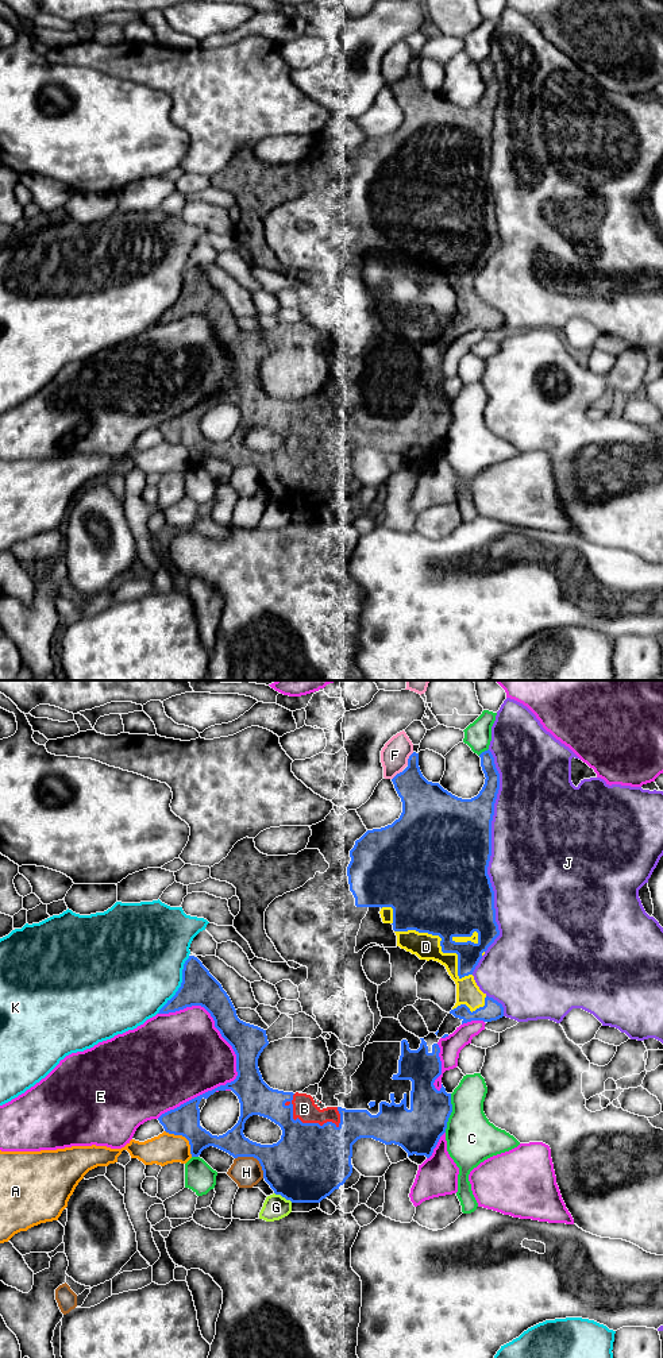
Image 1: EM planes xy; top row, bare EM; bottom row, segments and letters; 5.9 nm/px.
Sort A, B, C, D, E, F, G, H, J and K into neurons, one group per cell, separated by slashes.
A / B D / C / E / F / G / H / J / K

